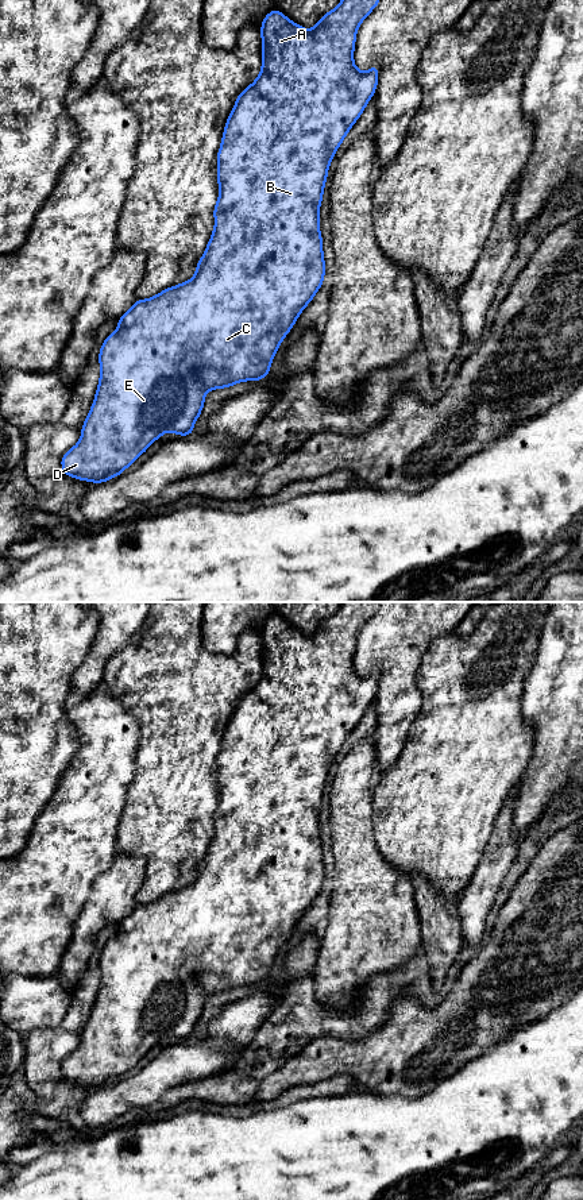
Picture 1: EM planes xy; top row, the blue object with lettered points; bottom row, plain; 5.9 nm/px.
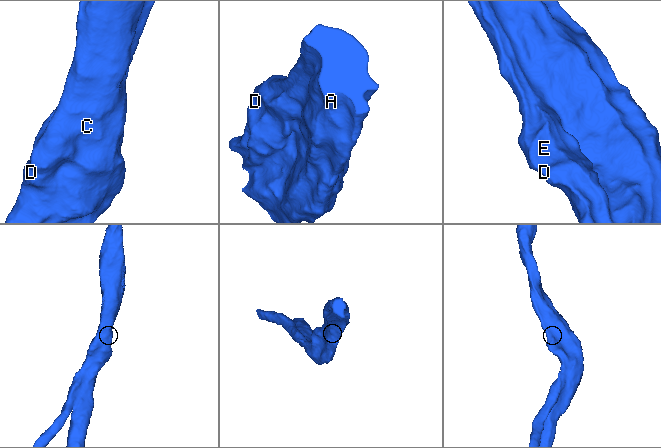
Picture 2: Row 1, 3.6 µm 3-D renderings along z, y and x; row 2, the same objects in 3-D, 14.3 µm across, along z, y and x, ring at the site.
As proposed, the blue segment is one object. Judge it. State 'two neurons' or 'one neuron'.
one neuron

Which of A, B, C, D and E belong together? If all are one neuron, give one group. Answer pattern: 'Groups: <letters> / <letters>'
Groups: A B C D E

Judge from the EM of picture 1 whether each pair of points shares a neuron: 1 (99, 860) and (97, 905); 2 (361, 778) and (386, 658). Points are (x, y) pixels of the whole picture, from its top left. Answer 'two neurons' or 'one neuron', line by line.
1: two neurons
2: two neurons

